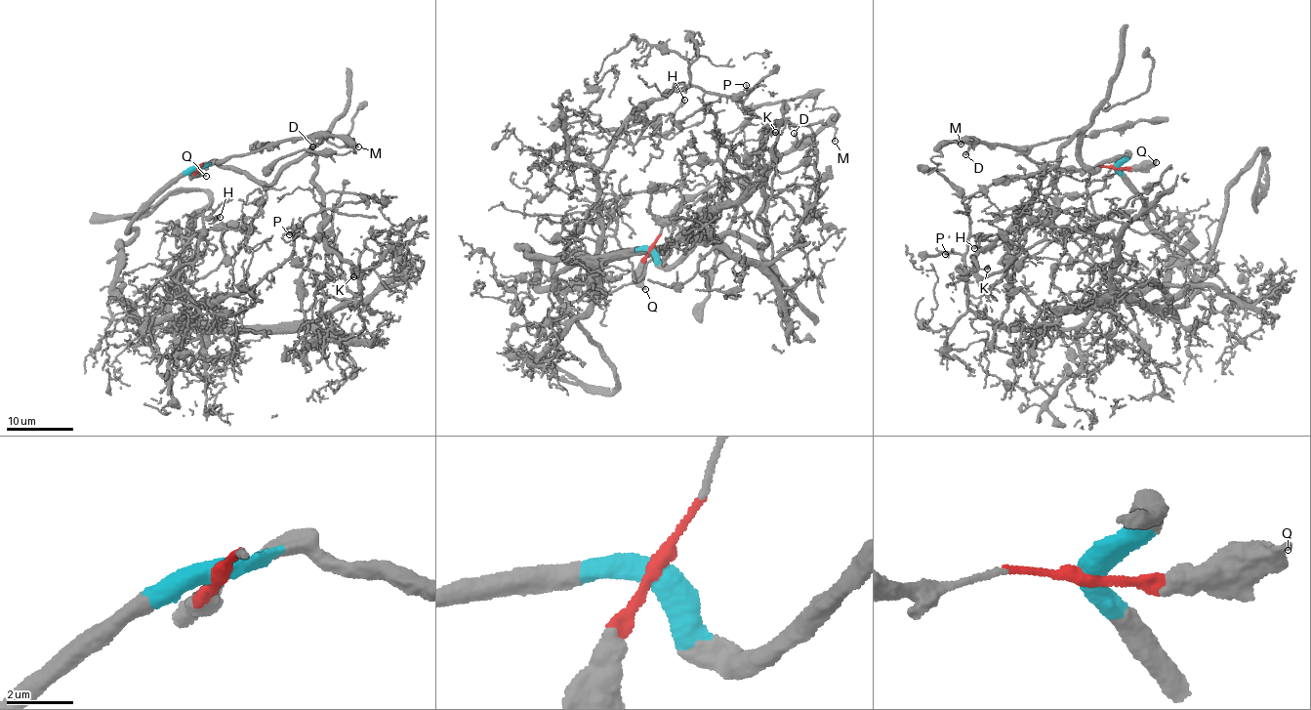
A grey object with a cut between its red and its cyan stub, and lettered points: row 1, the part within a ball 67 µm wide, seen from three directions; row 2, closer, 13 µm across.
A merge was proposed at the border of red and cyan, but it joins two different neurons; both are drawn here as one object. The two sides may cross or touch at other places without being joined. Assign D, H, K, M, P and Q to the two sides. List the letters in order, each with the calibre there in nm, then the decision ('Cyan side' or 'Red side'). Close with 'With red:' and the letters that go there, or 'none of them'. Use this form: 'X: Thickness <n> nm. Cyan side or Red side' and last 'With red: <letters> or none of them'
D: Thickness 200 nm. Red side
H: Thickness 120 nm. Cyan side
K: Thickness 130 nm. Cyan side
M: Thickness 140 nm. Red side
P: Thickness 130 nm. Cyan side
Q: Thickness 260 nm. Red side
With red: D, M, Q

